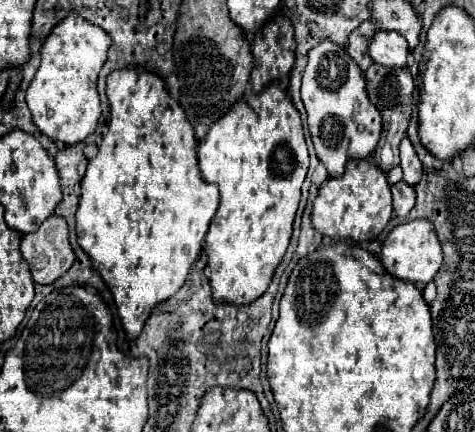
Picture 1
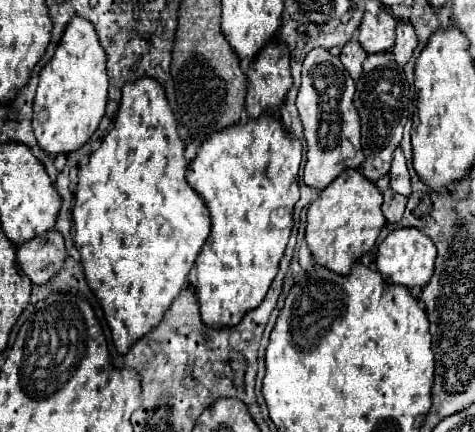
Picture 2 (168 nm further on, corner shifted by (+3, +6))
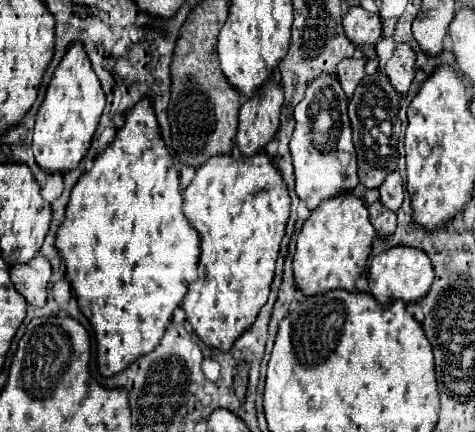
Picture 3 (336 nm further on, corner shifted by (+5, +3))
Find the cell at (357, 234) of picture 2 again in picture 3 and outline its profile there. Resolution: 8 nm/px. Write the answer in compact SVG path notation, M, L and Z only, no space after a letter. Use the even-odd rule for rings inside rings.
M352 191L320 203L304 221L294 255L294 279L304 295L324 293L328 289L356 289L356 279L366 271L376 229L368 217L368 205Z

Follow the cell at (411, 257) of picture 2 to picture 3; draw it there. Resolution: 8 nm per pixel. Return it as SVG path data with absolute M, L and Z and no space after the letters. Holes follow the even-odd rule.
M396 245L396 247L390 247L390 249L378 253L372 259L370 269L368 269L368 281L370 281L370 293L380 303L388 303L394 299L402 299L402 301L410 303L410 301L418 301L420 297L424 297L428 293L428 289L434 281L434 271L432 271L430 257L422 249Z

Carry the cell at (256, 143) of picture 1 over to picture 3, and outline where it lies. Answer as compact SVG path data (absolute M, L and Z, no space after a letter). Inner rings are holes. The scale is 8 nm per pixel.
M266 151L250 157L226 153L210 157L196 169L192 183L184 189L182 211L198 229L202 249L198 277L188 285L182 307L200 341L228 351L268 299L280 241L290 217L288 187Z

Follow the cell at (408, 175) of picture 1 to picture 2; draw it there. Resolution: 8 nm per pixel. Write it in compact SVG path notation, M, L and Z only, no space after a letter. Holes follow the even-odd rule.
M394 150L394 160L392 160L392 168L390 168L390 188L402 196L410 196L410 174L406 168L406 160L402 150Z

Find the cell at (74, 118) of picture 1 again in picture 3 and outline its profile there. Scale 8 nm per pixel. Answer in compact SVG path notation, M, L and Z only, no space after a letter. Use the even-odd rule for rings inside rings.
M74 41L64 53L60 65L56 67L48 83L44 101L36 115L34 143L32 143L36 163L42 169L48 169L48 173L56 173L56 171L64 173L76 169L80 159L86 155L90 147L104 105L106 105L106 97L92 69L92 63L84 51L84 45L82 41Z

